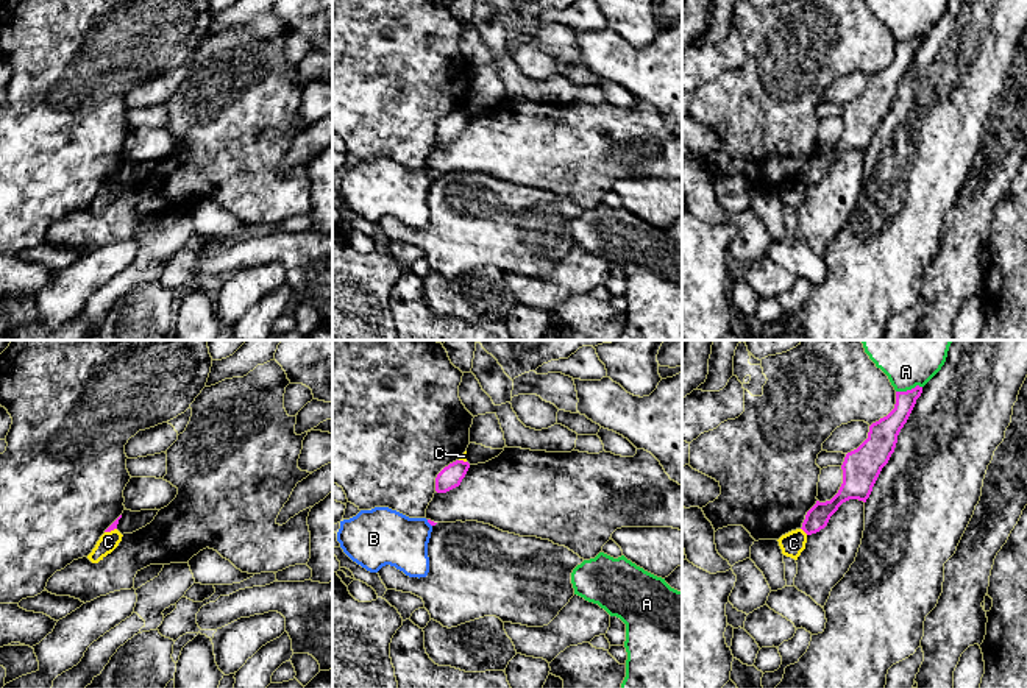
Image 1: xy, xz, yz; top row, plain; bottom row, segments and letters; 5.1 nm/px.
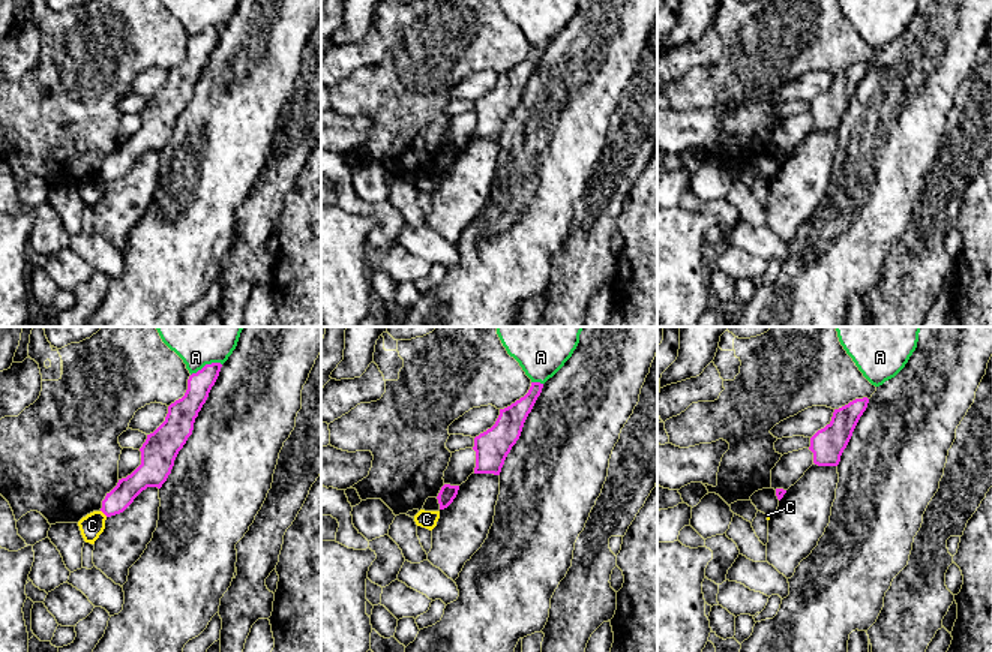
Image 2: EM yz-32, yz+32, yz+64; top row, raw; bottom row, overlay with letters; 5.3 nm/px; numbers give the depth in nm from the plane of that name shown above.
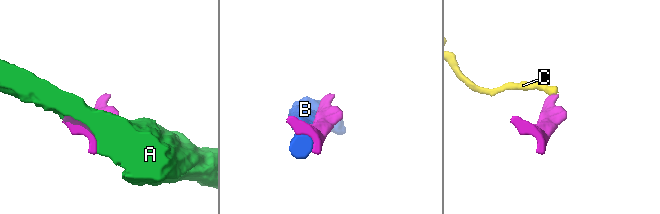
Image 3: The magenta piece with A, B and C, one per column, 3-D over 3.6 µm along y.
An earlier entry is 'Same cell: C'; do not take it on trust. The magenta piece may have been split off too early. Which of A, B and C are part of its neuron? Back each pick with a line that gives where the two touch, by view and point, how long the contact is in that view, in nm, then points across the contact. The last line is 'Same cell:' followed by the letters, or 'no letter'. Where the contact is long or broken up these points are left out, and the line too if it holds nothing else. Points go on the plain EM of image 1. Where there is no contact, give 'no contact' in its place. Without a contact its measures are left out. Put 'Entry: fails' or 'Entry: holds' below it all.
Same cell: no letter
Entry: fails

